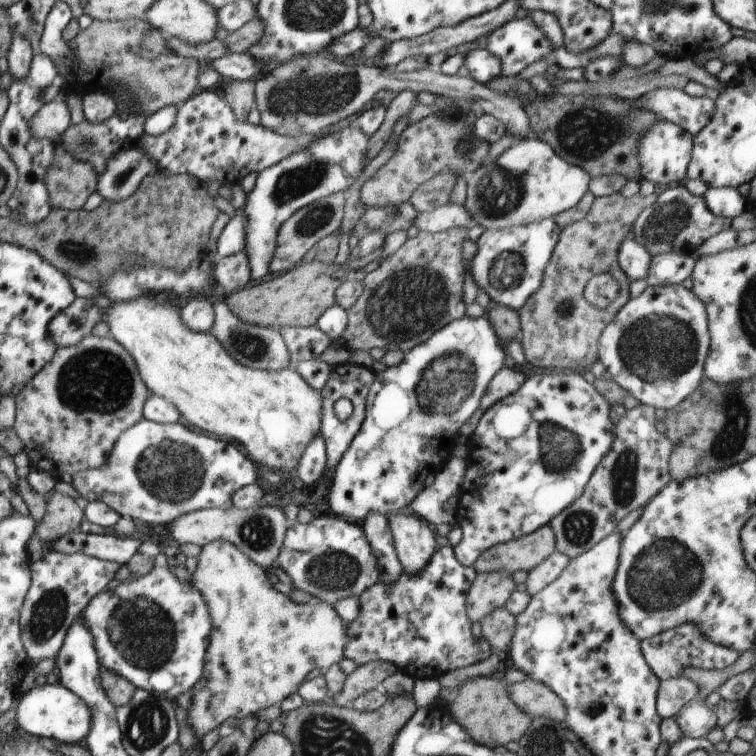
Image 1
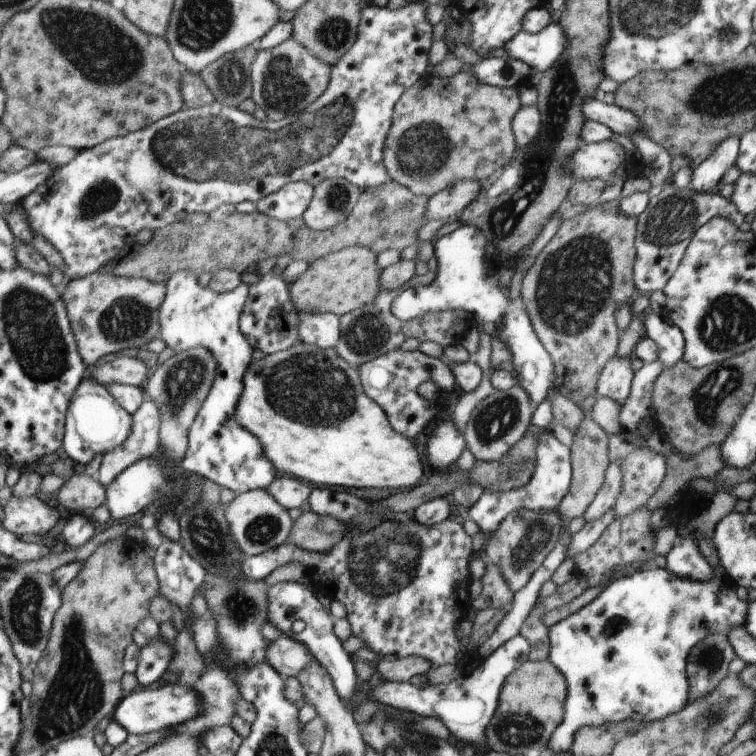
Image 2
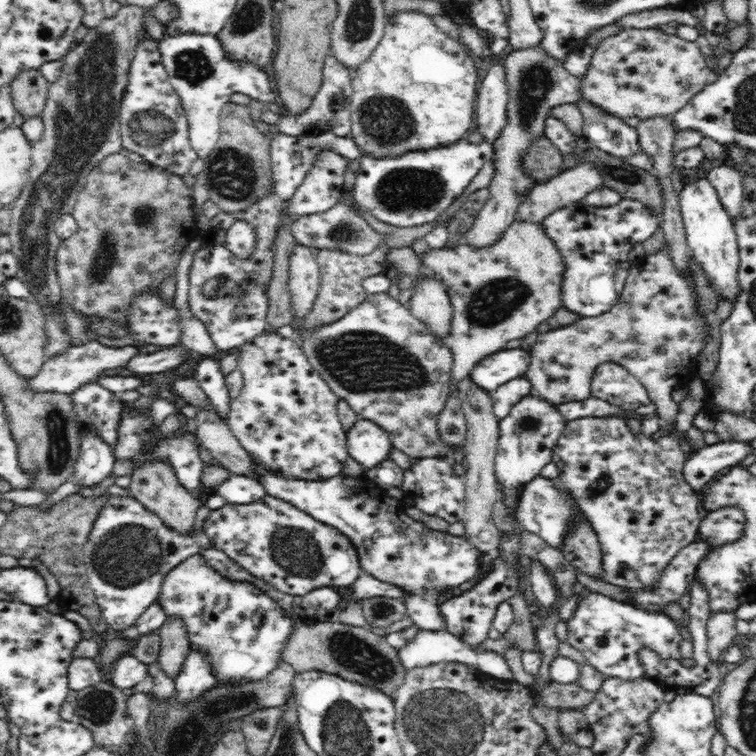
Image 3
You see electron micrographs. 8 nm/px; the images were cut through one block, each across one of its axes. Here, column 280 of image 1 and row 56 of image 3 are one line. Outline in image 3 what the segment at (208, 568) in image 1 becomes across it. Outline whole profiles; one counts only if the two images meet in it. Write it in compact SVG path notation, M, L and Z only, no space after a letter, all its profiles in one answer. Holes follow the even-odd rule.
M624 28L616 35L605 38L593 50L590 69L581 80L582 100L602 108L603 112L617 118L654 118L673 116L681 110L711 81L709 62L694 41L686 41L678 35L667 35L661 28Z

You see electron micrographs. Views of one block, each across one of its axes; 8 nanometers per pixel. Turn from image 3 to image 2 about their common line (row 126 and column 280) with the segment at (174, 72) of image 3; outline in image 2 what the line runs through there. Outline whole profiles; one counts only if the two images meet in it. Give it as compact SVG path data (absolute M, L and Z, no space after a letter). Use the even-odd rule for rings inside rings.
M304 181L285 184L256 202L259 213L282 221L302 217L313 197L313 186Z

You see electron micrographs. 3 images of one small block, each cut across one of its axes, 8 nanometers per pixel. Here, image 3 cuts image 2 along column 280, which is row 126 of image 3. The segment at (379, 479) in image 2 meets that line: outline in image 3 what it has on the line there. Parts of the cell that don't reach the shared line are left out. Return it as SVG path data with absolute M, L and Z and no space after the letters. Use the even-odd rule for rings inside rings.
M406 11L387 18L384 36L372 54L352 73L350 114L352 141L364 155L396 158L415 151L426 151L457 144L475 124L478 70L466 46L454 41L419 11Z

